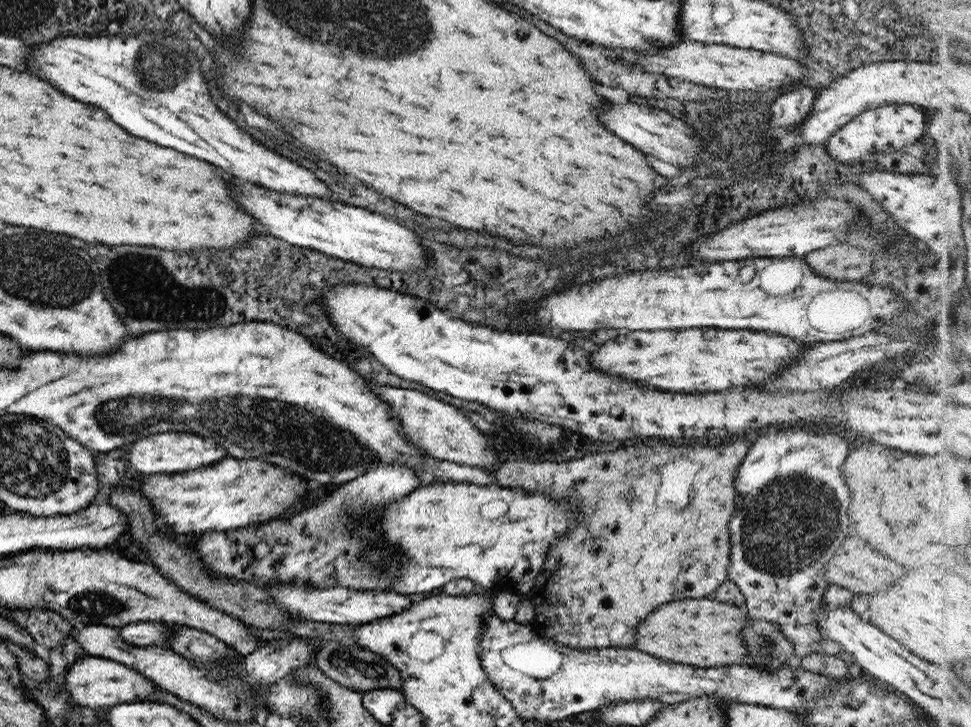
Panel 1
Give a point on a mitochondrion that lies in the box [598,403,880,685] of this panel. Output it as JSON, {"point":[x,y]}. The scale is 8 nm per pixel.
{"point":[790,524]}

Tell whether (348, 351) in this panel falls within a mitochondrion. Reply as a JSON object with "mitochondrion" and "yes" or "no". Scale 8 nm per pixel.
{"mitochondrion":"no"}

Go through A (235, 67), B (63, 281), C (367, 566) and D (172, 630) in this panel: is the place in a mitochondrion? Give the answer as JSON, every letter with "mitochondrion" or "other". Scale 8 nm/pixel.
{"A":"other","B":"mitochondrion","C":"mitochondrion","D":"other"}

